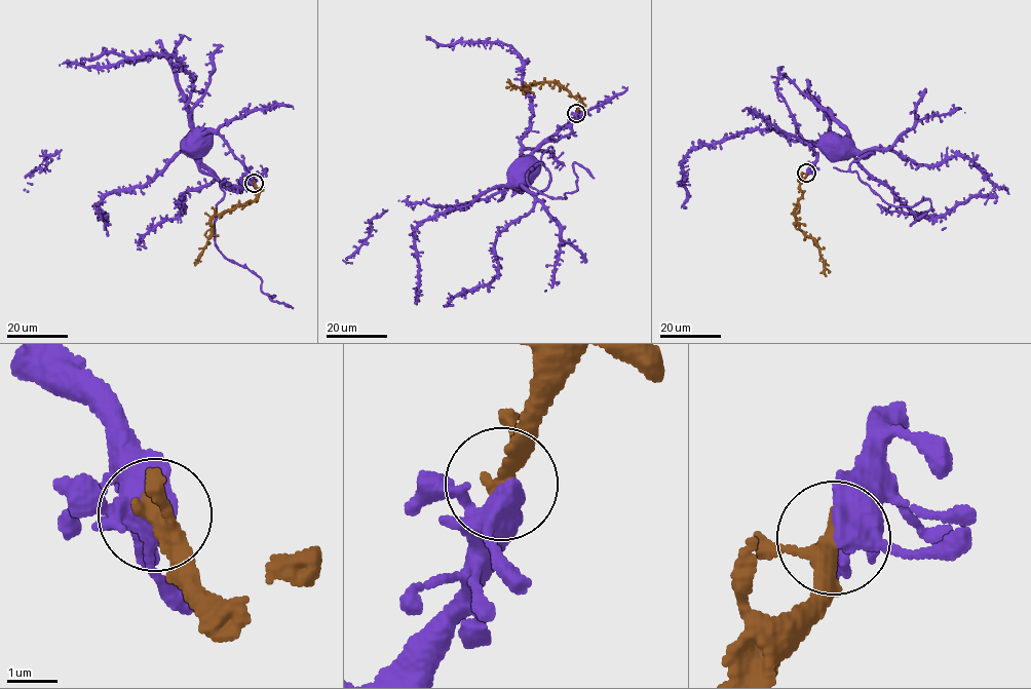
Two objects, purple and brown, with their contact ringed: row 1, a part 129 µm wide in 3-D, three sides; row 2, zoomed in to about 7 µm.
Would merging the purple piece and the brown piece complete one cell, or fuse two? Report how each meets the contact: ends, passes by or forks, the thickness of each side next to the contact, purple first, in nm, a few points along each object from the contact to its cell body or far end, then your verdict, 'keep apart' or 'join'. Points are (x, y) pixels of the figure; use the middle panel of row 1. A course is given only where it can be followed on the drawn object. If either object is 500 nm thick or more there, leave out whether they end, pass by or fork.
purple forks; brown passes by; calibres 400 and 300 nm; course purple (576, 113), (525, 187), (544, 190), (541, 161), (527, 179), (548, 196), (575, 191), (574, 163), (594, 178); course brown (576, 112), (578, 97), (571, 96), (558, 84), (535, 83), (523, 89), (506, 82); join

